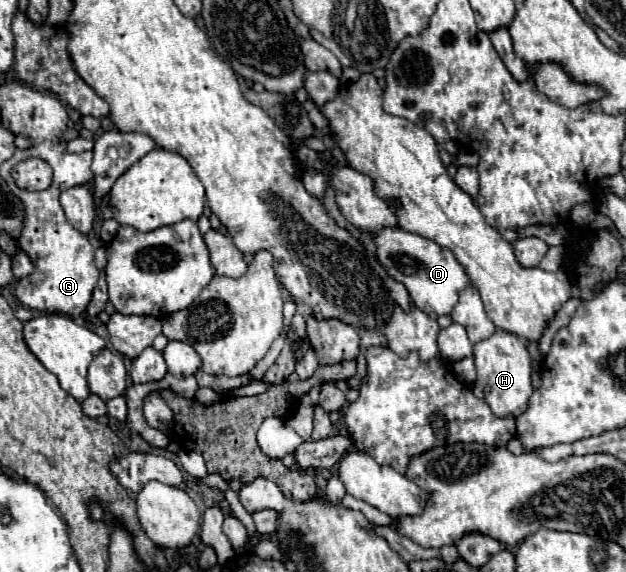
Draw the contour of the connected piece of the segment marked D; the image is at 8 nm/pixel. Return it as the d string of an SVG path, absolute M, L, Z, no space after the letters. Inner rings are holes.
M384 228L382 232L374 234L374 242L380 264L388 268L394 280L402 282L408 288L416 308L430 314L430 318L434 320L442 314L450 314L450 310L458 302L458 294L470 284L464 266L454 258L454 254L432 240L410 234L402 228Z

